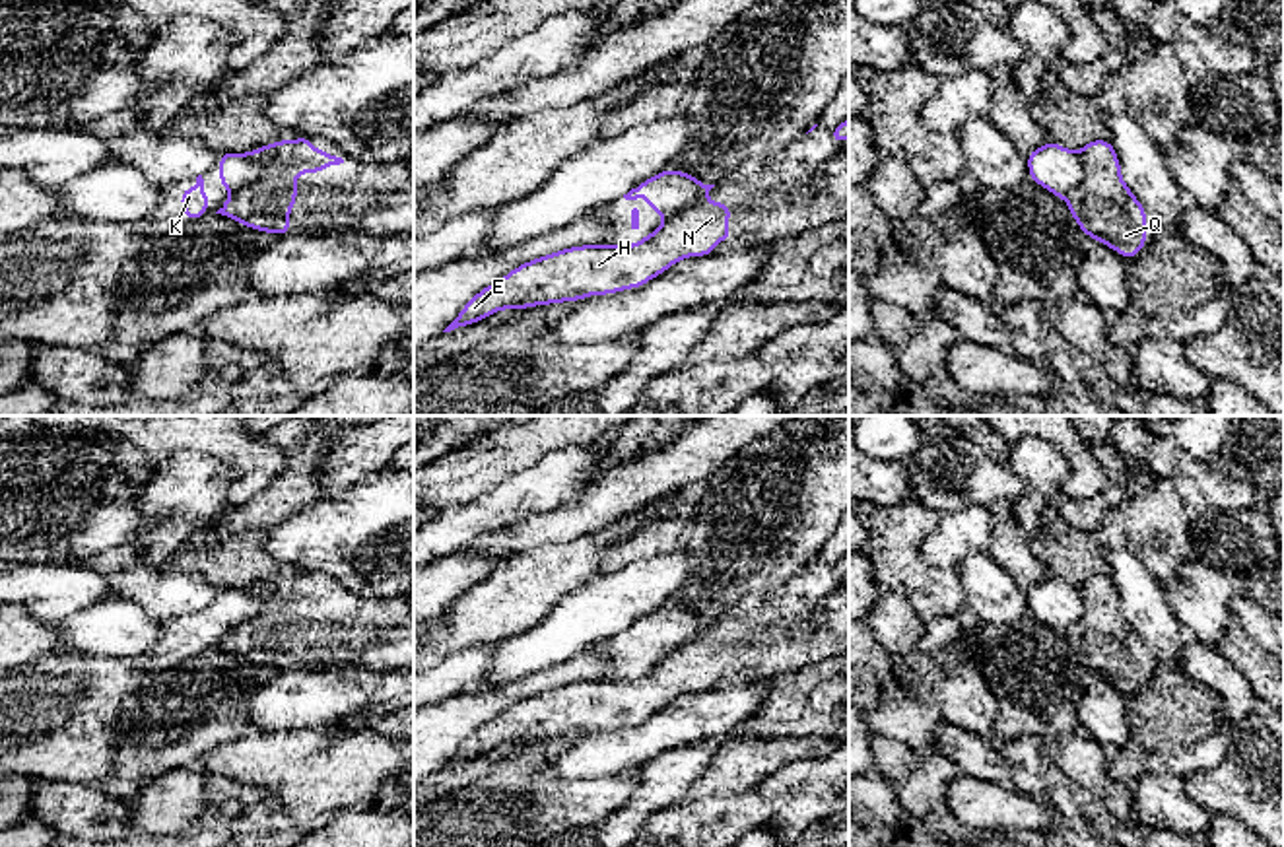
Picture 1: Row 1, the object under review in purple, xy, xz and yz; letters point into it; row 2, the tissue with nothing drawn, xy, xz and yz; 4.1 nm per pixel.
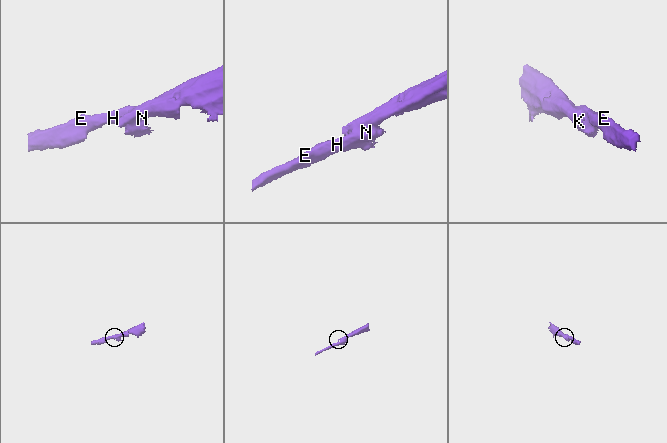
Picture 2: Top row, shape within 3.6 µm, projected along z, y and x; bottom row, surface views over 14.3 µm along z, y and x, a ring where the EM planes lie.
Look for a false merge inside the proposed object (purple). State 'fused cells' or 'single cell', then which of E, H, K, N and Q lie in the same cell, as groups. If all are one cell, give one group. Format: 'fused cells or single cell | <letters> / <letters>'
fused cells | E H N Q / K

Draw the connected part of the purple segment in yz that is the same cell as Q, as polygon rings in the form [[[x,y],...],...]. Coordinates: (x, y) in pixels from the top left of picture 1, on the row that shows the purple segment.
[[[1090,140],[1080,152],[1084,179],[1068,190],[1066,204],[1076,225],[1125,260],[1146,247],[1146,208],[1121,177],[1111,140]]]

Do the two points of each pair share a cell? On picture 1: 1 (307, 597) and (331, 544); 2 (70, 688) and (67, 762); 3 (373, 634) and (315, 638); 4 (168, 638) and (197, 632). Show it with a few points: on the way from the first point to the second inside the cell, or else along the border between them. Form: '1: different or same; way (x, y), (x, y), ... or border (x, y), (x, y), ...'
1: different; border (305, 568), (331, 575), (358, 597)
2: same; way (67, 706), (67, 745)
3: same; way (360, 634), (329, 634)
4: same; way (175, 638), (189, 634)

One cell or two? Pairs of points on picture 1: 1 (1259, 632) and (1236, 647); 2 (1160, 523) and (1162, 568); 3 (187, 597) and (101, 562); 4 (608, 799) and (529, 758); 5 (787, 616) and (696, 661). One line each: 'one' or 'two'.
1: two
2: one
3: one
4: one
5: one

